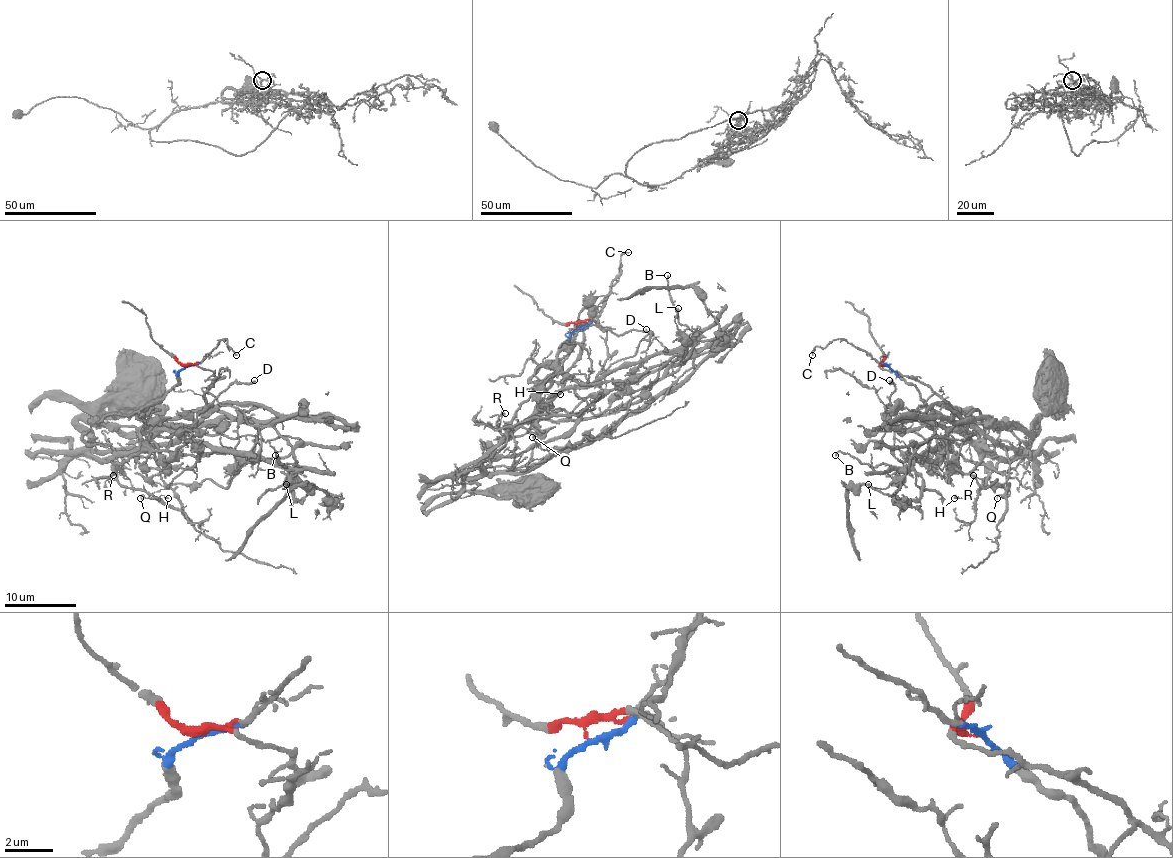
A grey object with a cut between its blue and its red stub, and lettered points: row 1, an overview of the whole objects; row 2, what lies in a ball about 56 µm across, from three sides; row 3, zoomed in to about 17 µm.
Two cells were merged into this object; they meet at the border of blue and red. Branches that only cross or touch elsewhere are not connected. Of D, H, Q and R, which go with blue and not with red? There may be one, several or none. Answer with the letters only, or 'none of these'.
D, H, R

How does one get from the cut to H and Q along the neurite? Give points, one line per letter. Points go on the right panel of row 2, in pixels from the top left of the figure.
H: (887, 366), (910, 382), (941, 421), (998, 461), (978, 495), (953, 498)
Q: (887, 366), (880, 366), (916, 376), (1003, 448), (1009, 462), (1011, 493), (996, 498)

